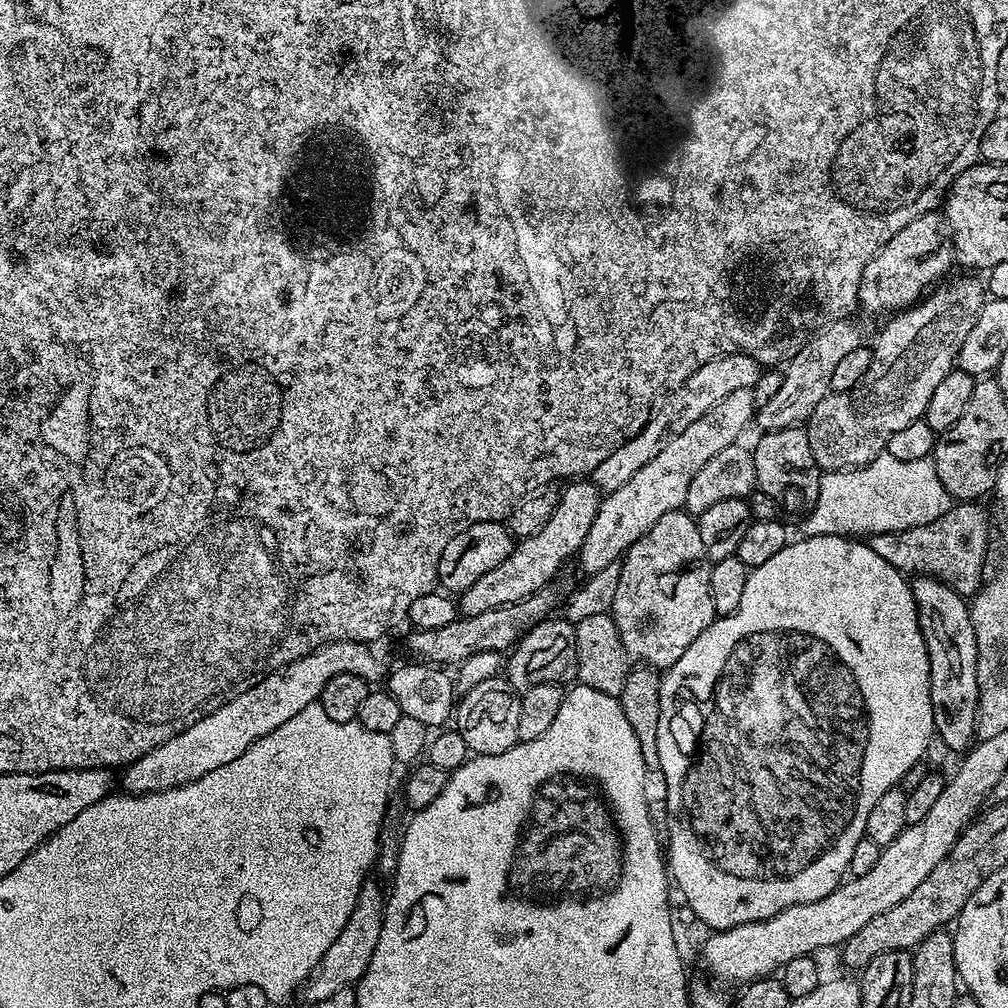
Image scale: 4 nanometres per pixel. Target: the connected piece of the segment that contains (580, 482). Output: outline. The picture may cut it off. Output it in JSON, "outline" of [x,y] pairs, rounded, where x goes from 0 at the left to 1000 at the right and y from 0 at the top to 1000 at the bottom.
{"outline":[[[575,474],[564,484],[561,483],[556,490],[556,497],[542,522],[534,526],[528,532],[519,533],[509,543],[508,548],[486,569],[478,569],[470,581],[455,588],[454,607],[457,612],[479,609],[482,605],[490,605],[494,601],[509,599],[520,595],[526,589],[537,587],[539,583],[545,582],[549,577],[556,563],[563,555],[574,549],[577,538],[581,538],[581,530],[585,530],[585,520],[589,518],[589,510],[593,510],[597,489],[590,480],[582,475]]]}

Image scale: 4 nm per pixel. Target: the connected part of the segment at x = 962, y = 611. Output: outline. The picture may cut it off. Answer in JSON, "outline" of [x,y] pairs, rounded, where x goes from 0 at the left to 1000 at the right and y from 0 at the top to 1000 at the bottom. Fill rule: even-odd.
{"outline":[[[916,569],[904,576],[909,608],[923,653],[923,700],[927,704],[928,729],[944,746],[959,747],[969,733],[970,673],[968,638],[962,599],[934,575]]]}

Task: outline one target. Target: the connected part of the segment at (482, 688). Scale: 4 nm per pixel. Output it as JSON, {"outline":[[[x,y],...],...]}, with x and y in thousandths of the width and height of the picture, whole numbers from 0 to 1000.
{"outline":[[[493,669],[474,677],[465,687],[455,691],[450,703],[450,721],[458,728],[465,747],[473,750],[498,748],[514,736],[514,704],[516,692],[511,683],[499,670]]]}

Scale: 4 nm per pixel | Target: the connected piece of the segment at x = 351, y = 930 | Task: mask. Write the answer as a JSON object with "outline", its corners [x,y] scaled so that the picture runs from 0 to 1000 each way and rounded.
{"outline":[[[369,871],[362,872],[355,883],[351,903],[347,911],[343,911],[343,919],[339,919],[339,927],[331,931],[331,936],[323,941],[323,946],[319,946],[315,958],[300,977],[303,993],[315,994],[319,990],[327,990],[327,986],[335,986],[335,982],[350,979],[356,974],[363,958],[367,956],[371,938],[375,938],[375,927],[379,927],[382,896],[382,882],[377,882]]]}

